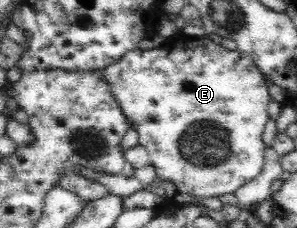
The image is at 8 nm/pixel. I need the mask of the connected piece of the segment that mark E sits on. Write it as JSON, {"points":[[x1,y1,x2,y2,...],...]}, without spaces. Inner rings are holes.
{"points":[[185,35,172,37,168,39,159,48,153,48,142,51,140,48,135,48,126,51,125,55,121,55,115,63,104,68,101,72,103,79,109,84,113,97,121,106,124,116,130,125,136,125,137,133,139,134,138,143,144,145,150,155,150,165,155,167,155,173,159,178,159,183,169,182,175,186,176,195,193,196,196,200,204,198,220,198,223,195,235,194,235,191,248,181,255,179,256,175,264,166,264,151,266,146,263,144,262,133,265,123,269,119,267,114,267,105,272,100,270,96,270,86,265,83,261,70,255,65,253,58,246,53,237,50,228,50,223,48,221,44,215,44,206,35,199,37,189,37]]}

